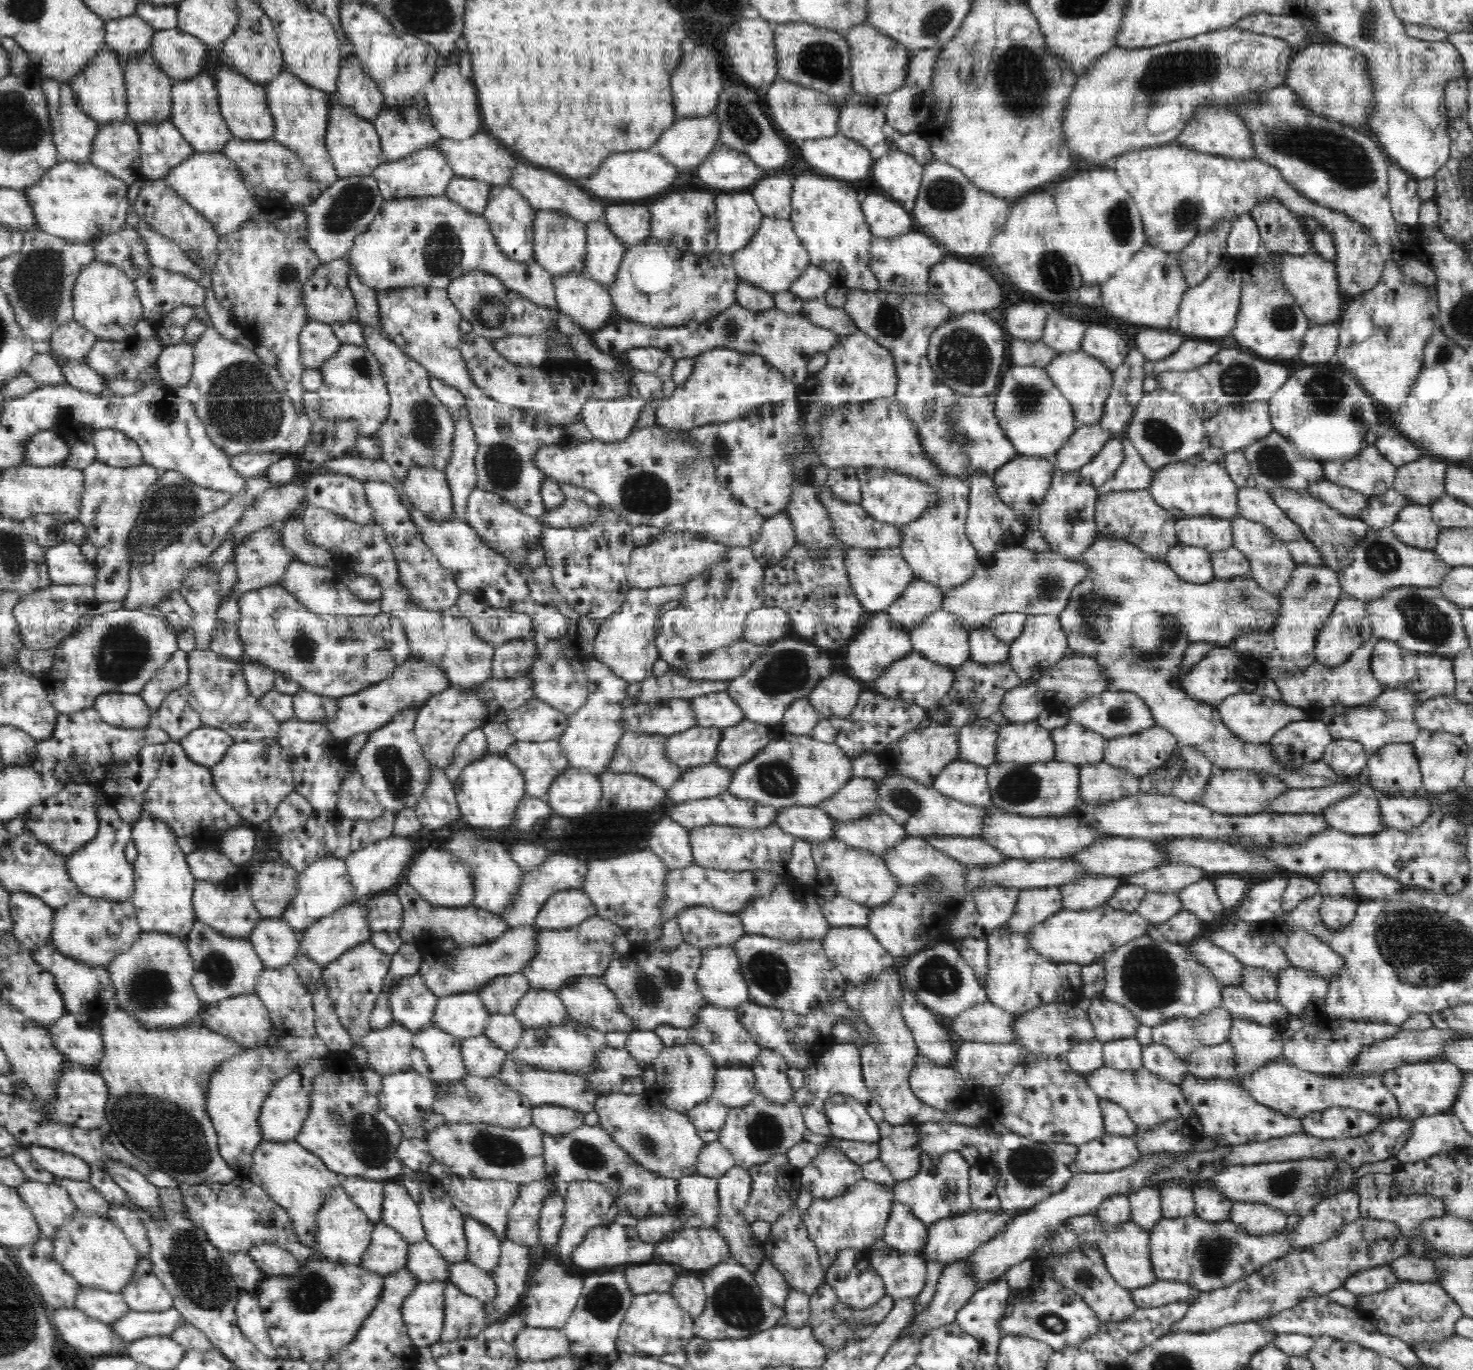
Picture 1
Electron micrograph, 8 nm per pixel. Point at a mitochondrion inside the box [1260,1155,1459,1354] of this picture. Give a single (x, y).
(1285, 1184)

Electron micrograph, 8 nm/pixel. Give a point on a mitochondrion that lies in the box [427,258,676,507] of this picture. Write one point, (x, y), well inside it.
(501, 464)

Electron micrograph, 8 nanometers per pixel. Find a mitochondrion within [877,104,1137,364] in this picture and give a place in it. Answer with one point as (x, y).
(1054, 275)

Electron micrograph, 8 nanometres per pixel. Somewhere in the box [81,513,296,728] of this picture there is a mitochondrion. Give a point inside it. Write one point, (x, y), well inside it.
(123, 652)

